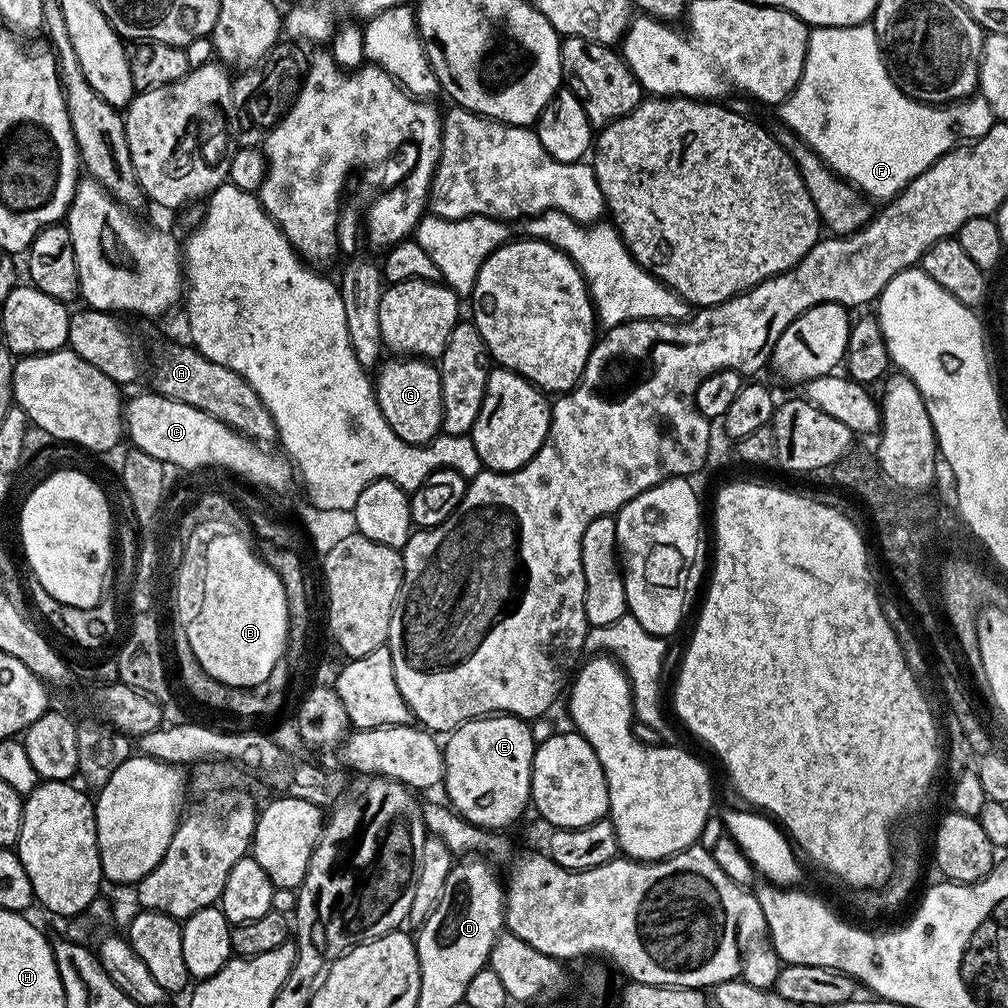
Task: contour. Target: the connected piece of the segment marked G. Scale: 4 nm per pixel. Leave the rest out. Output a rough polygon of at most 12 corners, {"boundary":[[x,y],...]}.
{"boundary":[[388,359],[374,376],[398,438],[428,444],[444,423],[440,369]]}

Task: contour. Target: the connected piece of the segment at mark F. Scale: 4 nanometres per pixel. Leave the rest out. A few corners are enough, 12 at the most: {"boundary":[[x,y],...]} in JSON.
{"boundary":[[871,23],[812,28],[778,112],[887,202],[994,123],[976,94],[924,104]]}

